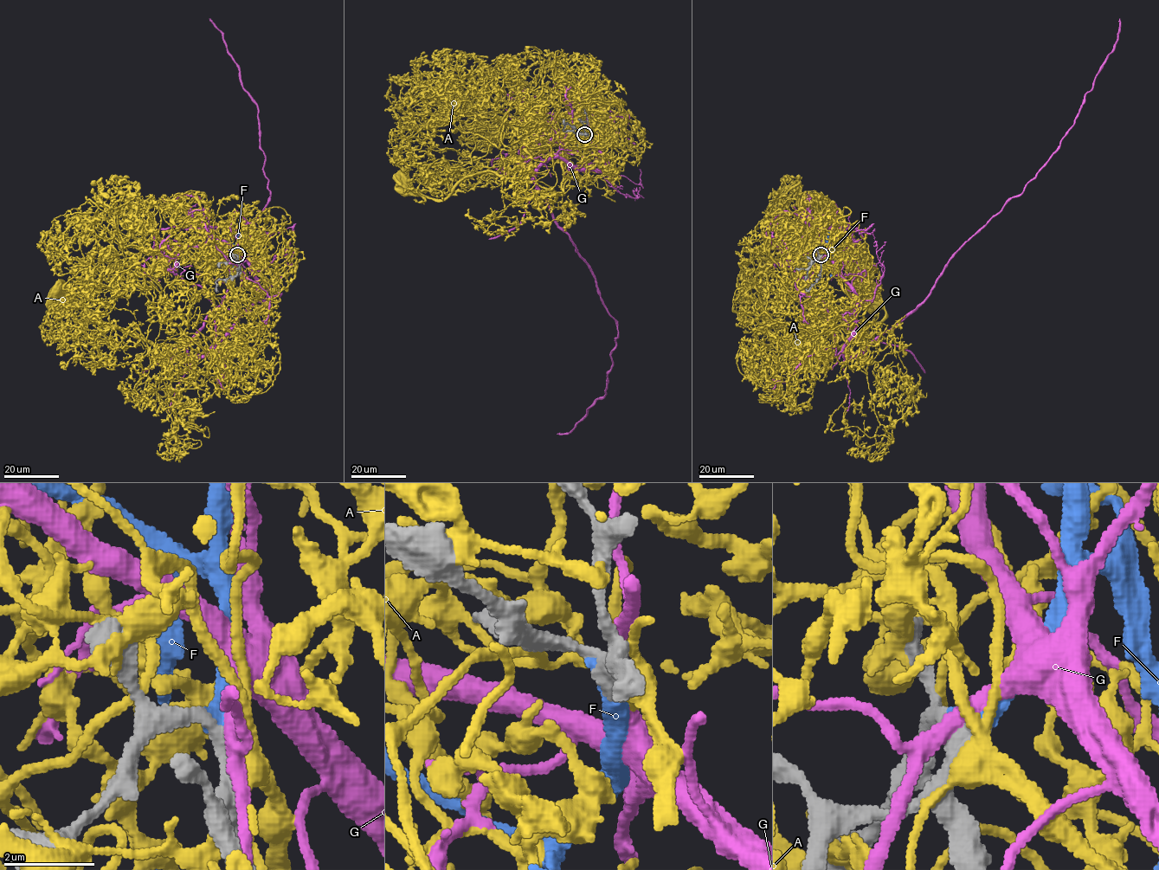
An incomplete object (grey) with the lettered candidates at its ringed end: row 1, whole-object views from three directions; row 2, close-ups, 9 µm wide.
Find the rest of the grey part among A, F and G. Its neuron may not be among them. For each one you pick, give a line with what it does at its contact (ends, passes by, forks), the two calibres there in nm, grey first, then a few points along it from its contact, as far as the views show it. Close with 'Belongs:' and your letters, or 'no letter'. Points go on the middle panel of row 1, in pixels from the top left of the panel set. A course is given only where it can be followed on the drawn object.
F: It ends there. Thickness 440 nm (grey) against 550 nm. Its course: (585, 135), (585, 141), (580, 145)
Belongs: F

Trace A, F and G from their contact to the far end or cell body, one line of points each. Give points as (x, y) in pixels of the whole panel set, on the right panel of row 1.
A: (820, 257), (881, 331), (877, 341), (863, 345), (857, 335), (885, 316), (871, 295)
F: (820, 254), (829, 247), (833, 258), (832, 278)
G: (820, 255), (854, 294), (843, 354), (853, 357), (923, 300), (949, 260), (1059, 145), (1120, 18)

